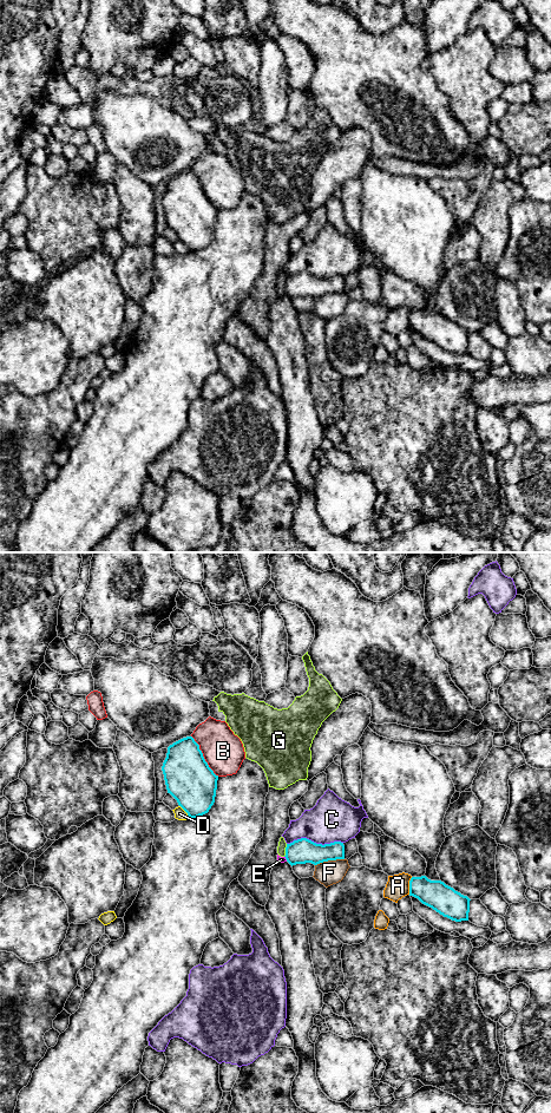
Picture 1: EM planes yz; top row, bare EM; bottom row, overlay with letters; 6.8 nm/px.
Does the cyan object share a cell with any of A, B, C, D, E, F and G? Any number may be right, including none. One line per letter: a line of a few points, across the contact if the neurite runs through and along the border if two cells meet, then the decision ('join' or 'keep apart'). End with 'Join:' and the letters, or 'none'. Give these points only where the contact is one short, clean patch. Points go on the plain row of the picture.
A: keep apart
B: keep apart
C: keep apart
D: keep apart
E: line yz (284, 289), (287, 294); keep apart
F: keep apart
G: keep apart
Join: none

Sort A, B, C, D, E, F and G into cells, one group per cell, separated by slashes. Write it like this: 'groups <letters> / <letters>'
groups A / B / C / D / E G / F

